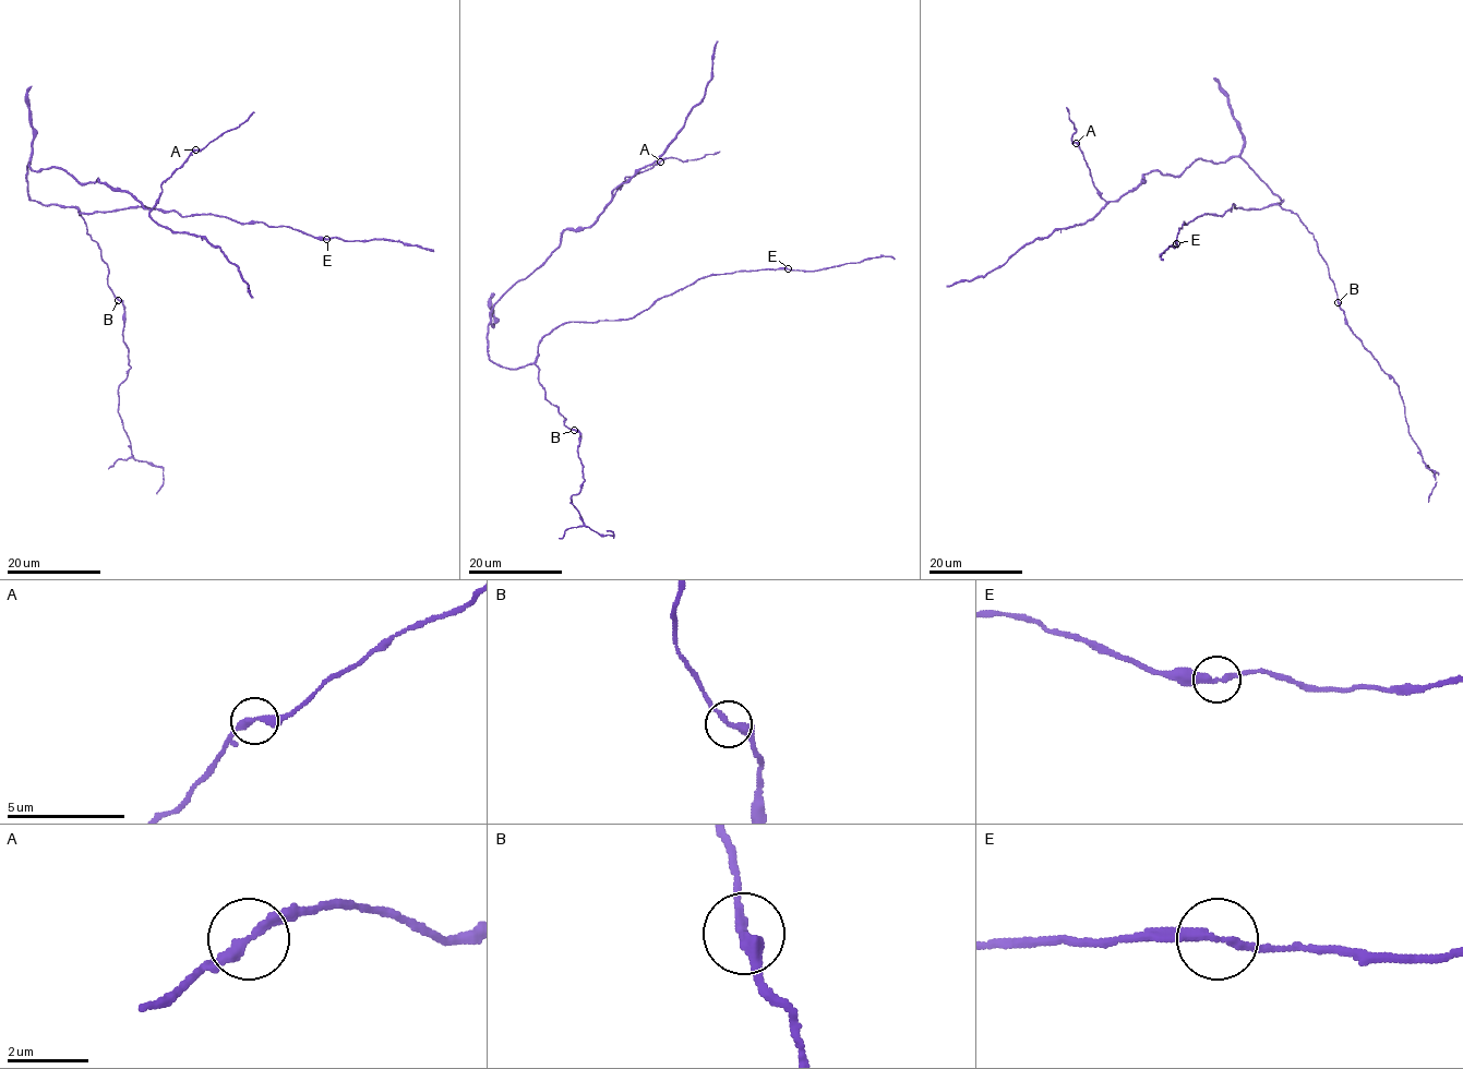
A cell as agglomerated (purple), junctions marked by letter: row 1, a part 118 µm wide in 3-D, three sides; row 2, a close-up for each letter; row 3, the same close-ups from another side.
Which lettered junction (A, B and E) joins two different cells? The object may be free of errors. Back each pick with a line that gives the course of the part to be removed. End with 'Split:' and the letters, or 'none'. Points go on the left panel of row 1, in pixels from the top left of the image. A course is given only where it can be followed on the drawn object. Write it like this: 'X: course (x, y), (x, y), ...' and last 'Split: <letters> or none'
Split: none

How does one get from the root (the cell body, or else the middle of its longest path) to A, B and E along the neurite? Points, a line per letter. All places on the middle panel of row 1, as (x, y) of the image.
A: (489, 356), (488, 325), (493, 305), (546, 259), (566, 229), (587, 228), (597, 219), (626, 177), (660, 160)
B: (489, 356), (510, 369), (534, 363), (544, 398), (558, 407), (565, 425), (574, 430)
E: (489, 356), (503, 368), (522, 368), (535, 360), (538, 341), (562, 324), (632, 319), (710, 275), (788, 269)

